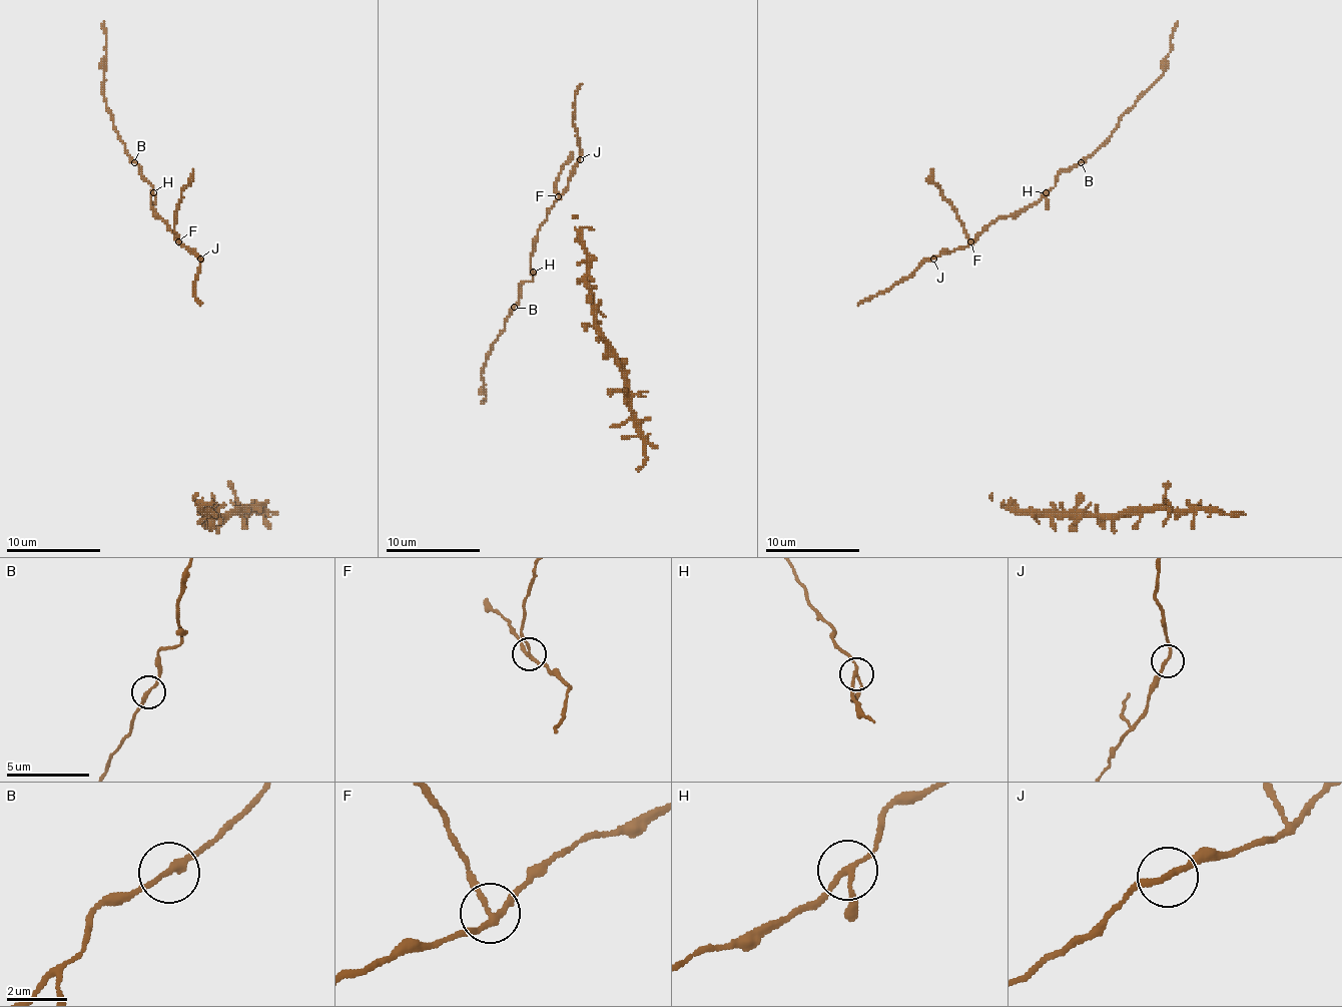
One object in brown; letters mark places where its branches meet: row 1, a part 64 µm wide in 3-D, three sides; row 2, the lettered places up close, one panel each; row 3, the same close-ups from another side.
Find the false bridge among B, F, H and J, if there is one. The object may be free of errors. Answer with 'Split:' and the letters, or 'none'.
Split: F

